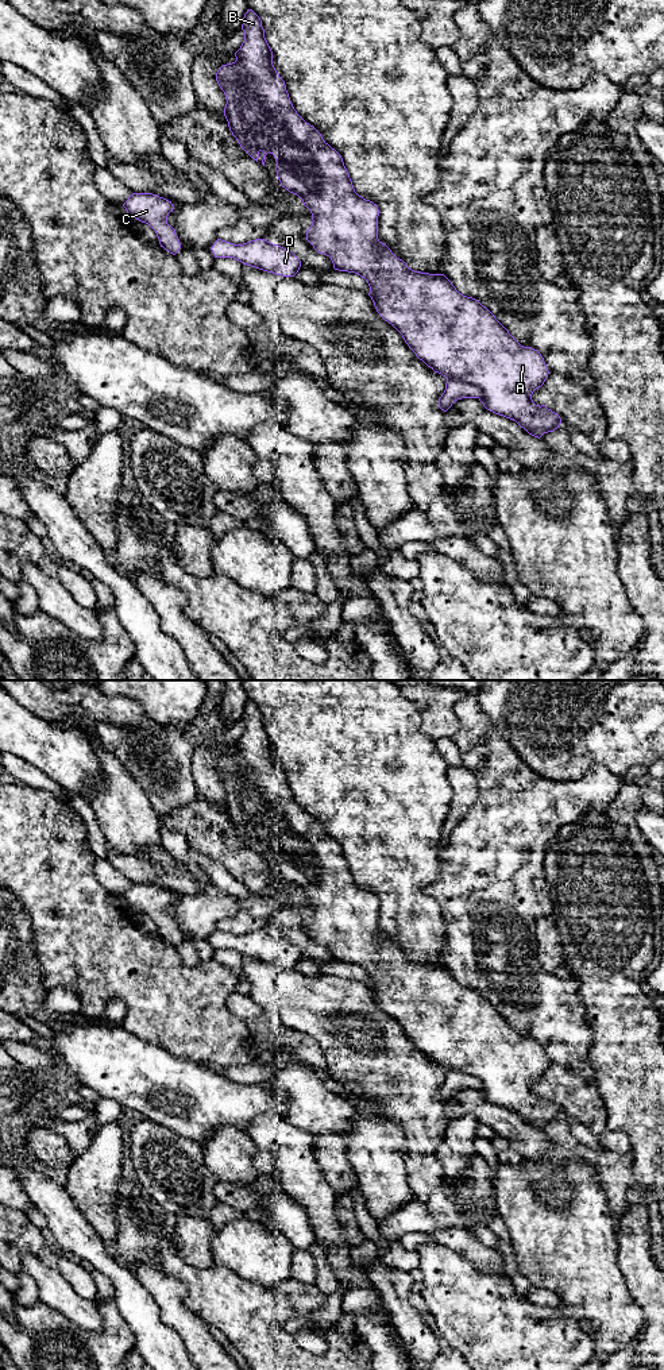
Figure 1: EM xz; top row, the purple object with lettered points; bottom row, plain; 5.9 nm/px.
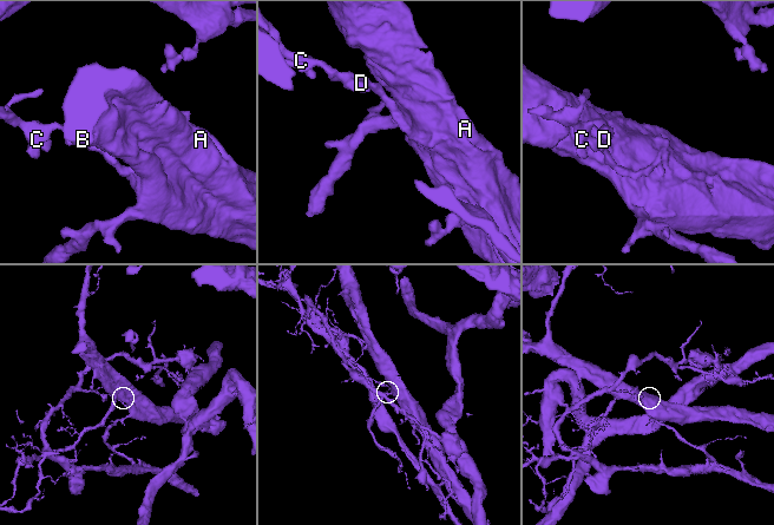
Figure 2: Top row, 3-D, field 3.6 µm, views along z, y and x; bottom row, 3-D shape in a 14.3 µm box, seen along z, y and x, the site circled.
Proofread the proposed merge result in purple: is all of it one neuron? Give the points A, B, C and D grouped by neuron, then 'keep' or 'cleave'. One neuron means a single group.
groups A B / C D; cleave

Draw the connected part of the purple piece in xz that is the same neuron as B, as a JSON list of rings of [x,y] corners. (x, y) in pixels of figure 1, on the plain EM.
[[[247,701],[244,705],[242,721],[244,732],[235,744],[236,752],[223,756],[216,764],[216,772],[227,791],[224,807],[240,838],[254,852],[258,853],[262,842],[262,856],[265,857],[266,846],[269,844],[274,846],[281,877],[297,885],[312,904],[313,912],[306,922],[306,931],[319,945],[331,949],[335,961],[355,964],[367,972],[368,987],[379,1007],[402,1026],[416,1047],[435,1064],[447,1070],[463,1072],[479,1078],[482,1083],[479,1092],[487,1101],[516,1112],[534,1128],[540,1130],[544,1124],[557,1120],[561,1115],[560,1107],[545,1096],[536,1096],[532,1091],[533,1083],[544,1076],[549,1065],[541,1045],[532,1038],[521,1037],[486,997],[478,991],[459,984],[444,965],[409,960],[378,930],[378,896],[355,883],[341,846],[294,800],[285,772],[273,756],[273,742],[265,729],[262,711],[252,701]]]

